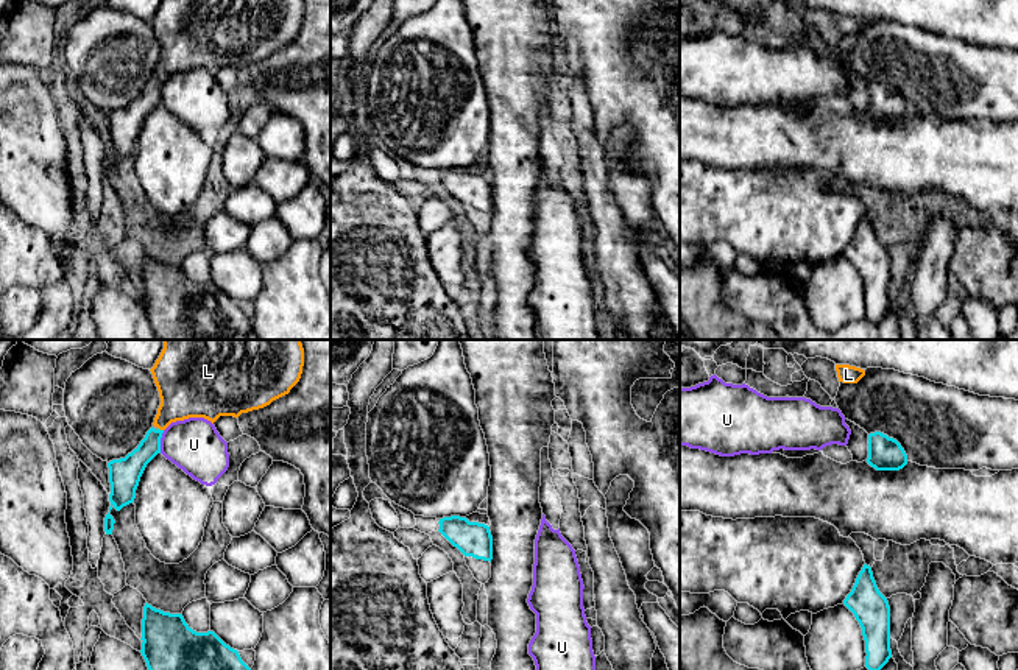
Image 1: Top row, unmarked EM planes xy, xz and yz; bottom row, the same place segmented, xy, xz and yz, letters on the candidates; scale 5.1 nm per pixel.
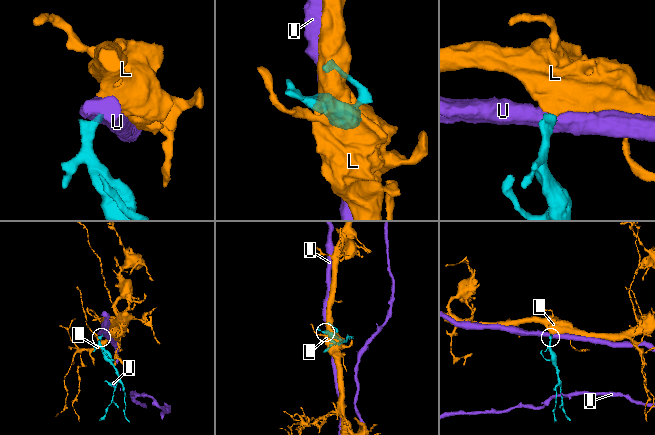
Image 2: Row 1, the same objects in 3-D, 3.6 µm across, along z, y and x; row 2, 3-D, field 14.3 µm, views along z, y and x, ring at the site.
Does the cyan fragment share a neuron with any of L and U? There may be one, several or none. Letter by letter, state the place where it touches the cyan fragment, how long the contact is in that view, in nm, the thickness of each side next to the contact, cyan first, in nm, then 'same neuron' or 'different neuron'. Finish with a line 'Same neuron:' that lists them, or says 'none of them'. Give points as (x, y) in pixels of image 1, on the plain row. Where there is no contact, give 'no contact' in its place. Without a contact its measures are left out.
L: contact xy (161, 81); length 40 nm; calibres 130 and 280 nm; same neuron
U: contact xy (159, 92); length 120 nm; calibres 160 and 280 nm; different neuron
Same neuron: L

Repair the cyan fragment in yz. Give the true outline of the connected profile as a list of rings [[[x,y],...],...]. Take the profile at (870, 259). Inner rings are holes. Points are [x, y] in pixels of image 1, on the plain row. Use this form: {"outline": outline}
{"outline": [[[864,215],[843,256],[854,265],[865,291],[865,318],[879,323],[892,309],[890,257],[879,243],[871,218]]]}

